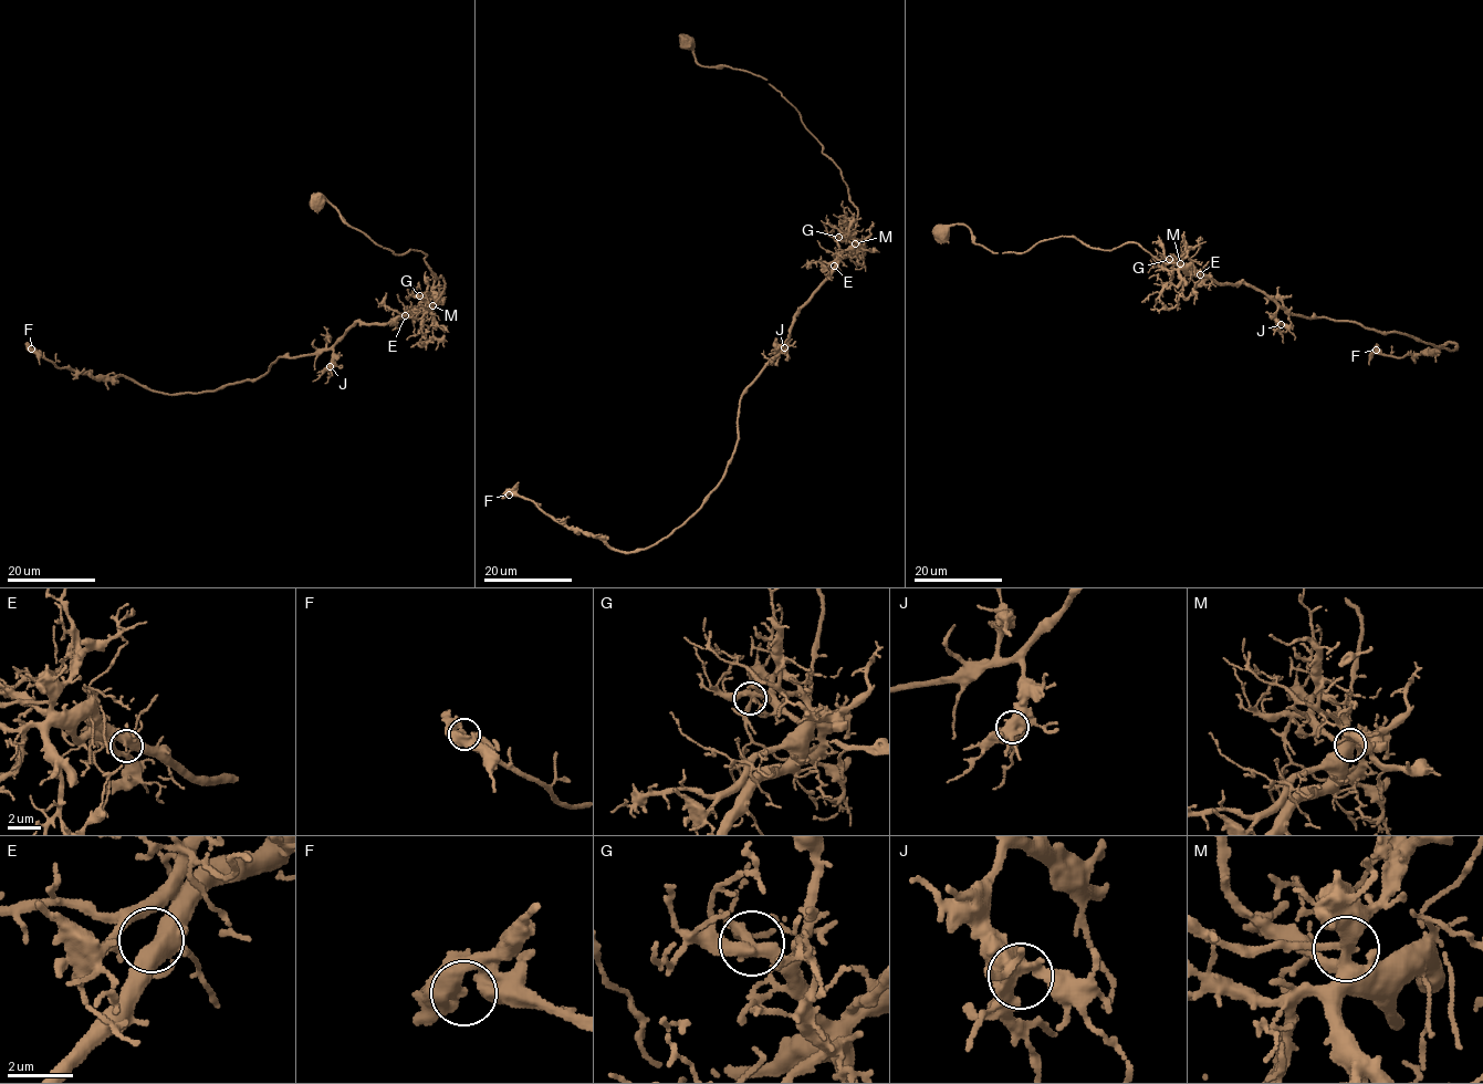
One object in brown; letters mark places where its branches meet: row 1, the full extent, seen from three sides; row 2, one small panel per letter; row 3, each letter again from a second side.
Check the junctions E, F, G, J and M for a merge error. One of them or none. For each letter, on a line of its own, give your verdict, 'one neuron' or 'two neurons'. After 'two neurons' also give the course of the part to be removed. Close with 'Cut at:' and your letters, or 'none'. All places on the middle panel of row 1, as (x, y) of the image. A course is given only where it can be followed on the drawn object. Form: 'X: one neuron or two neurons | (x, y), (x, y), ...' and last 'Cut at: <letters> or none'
E: one neuron
F: one neuron
G: one neuron
J: one neuron
M: one neuron
Cut at: none

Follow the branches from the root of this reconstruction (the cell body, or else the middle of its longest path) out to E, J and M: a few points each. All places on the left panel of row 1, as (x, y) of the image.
E: (315, 200), (323, 196), (350, 226), (395, 253), (425, 253), (435, 278), (441, 275), (442, 293), (405, 315)
J: (315, 200), (395, 253), (423, 251), (445, 283), (429, 308), (356, 322), (330, 366)
M: (315, 200), (323, 196), (350, 226), (395, 253), (425, 253), (445, 283), (432, 305)

